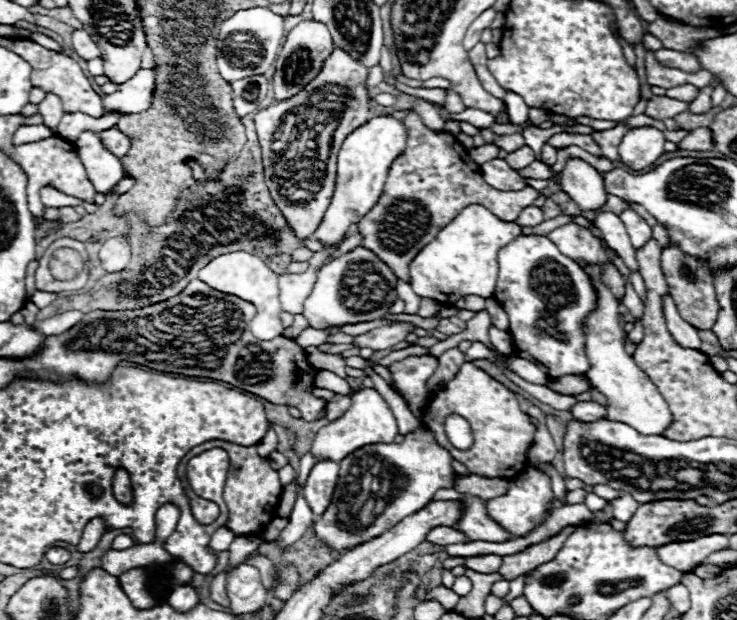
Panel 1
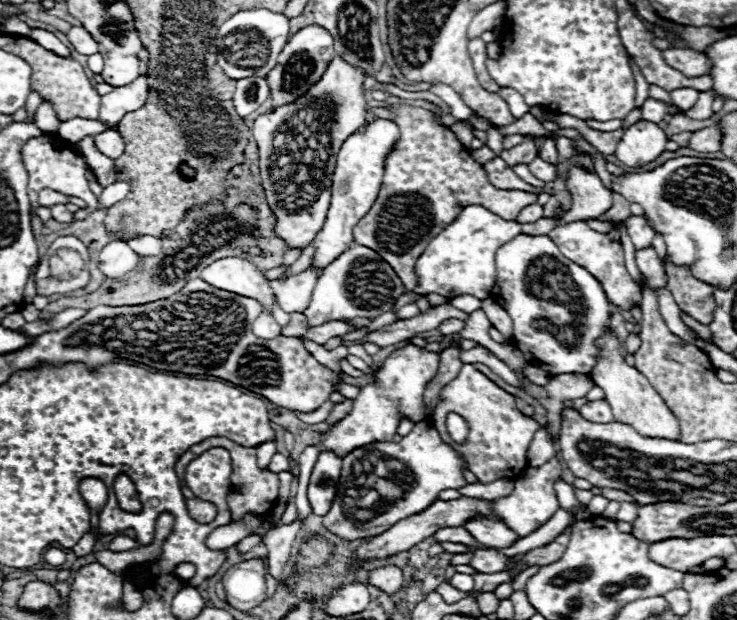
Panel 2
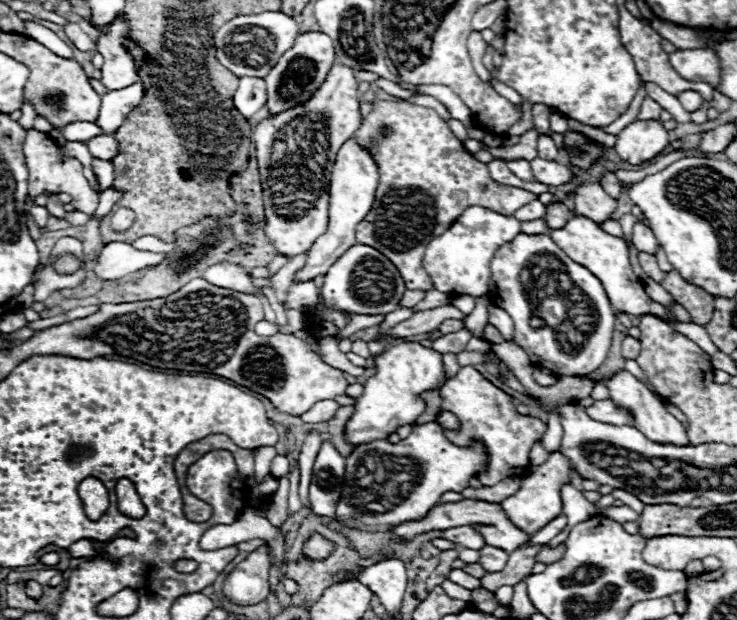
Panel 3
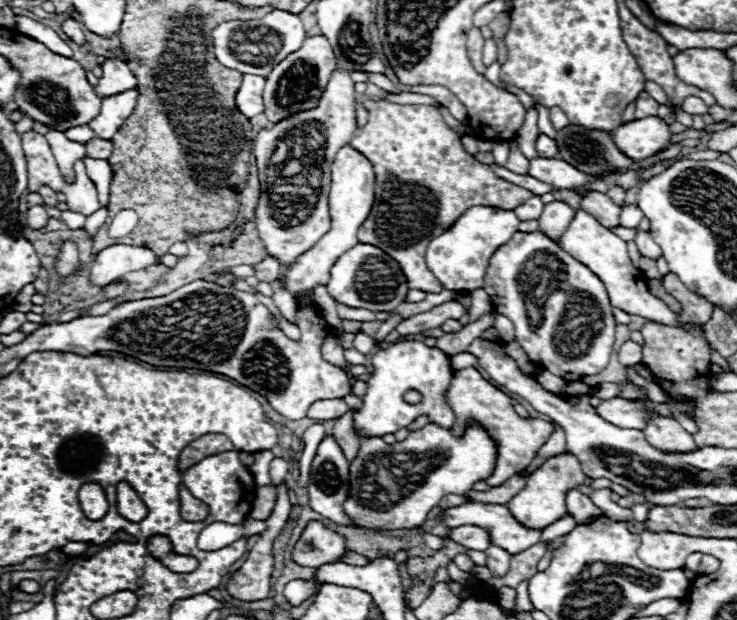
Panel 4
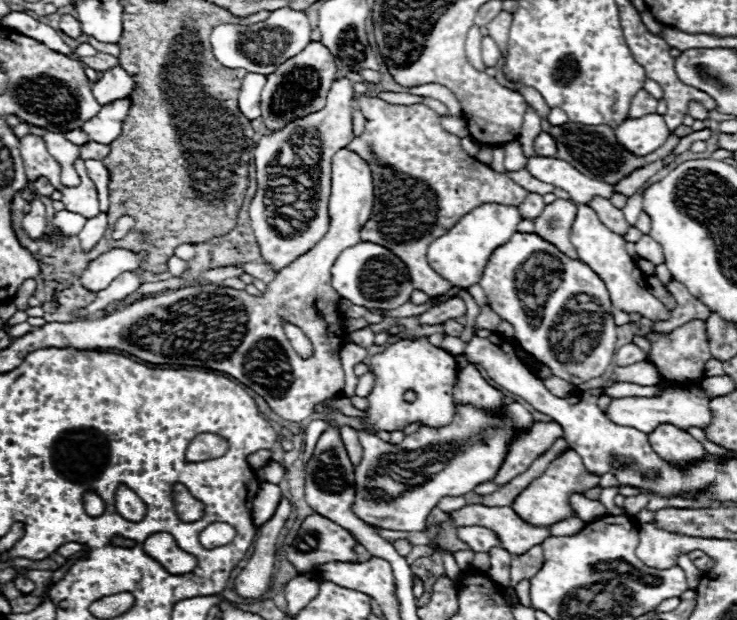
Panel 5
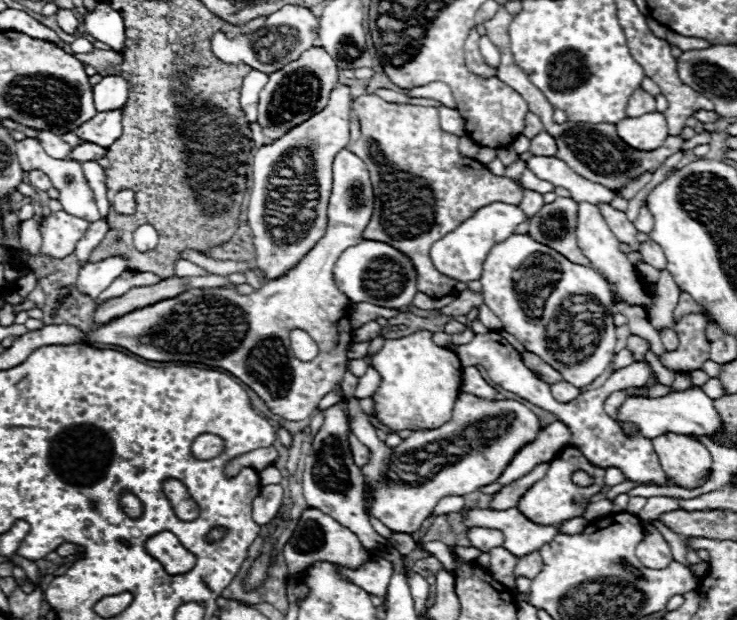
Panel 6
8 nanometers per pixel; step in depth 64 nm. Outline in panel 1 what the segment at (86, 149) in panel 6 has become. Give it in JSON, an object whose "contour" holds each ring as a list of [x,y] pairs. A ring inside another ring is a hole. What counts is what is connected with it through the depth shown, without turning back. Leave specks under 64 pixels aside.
{"contour":[[[116,126],[110,128],[110,130],[100,132],[100,140],[104,142],[104,146],[106,146],[110,152],[114,152],[114,154],[120,156],[120,158],[122,158],[122,156],[128,152],[128,148],[130,148],[130,138],[128,138],[124,132],[120,132]]]}

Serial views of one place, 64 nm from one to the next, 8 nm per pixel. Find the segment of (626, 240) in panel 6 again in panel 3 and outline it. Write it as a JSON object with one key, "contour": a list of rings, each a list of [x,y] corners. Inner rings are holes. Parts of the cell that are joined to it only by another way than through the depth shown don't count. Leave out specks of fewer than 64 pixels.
{"contour":[[[586,182],[576,188],[574,198],[574,216],[586,216],[594,222],[604,222],[616,210],[616,200],[604,192],[598,182]]]}

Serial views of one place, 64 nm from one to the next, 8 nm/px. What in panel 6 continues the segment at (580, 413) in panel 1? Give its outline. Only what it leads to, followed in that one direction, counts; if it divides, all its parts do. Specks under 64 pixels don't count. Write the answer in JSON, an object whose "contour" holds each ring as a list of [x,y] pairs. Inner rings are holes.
{"contour":[[[688,388],[682,392],[670,392],[660,398],[640,398],[632,396],[618,408],[618,420],[620,422],[632,422],[638,426],[638,430],[646,438],[654,438],[662,432],[676,432],[676,434],[706,434],[718,430],[720,416],[714,410],[712,400],[700,390],[700,388]]]}

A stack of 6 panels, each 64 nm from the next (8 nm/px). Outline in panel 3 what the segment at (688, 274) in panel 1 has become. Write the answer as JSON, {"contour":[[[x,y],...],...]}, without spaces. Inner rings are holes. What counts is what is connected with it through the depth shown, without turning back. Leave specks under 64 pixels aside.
{"contour":[[[670,270],[662,282],[662,286],[672,294],[672,298],[684,306],[692,320],[700,326],[708,324],[712,320],[712,312],[714,312],[714,298],[704,290],[698,288],[696,284],[690,284],[686,280],[682,280],[682,276],[674,270]]]}

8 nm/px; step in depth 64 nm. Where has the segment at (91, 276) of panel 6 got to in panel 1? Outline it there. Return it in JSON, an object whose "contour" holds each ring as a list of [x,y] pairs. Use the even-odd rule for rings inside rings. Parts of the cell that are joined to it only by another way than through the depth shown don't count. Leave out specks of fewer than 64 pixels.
{"contour":[[[124,236],[110,238],[100,248],[100,262],[106,272],[120,272],[130,260],[130,242]]]}

